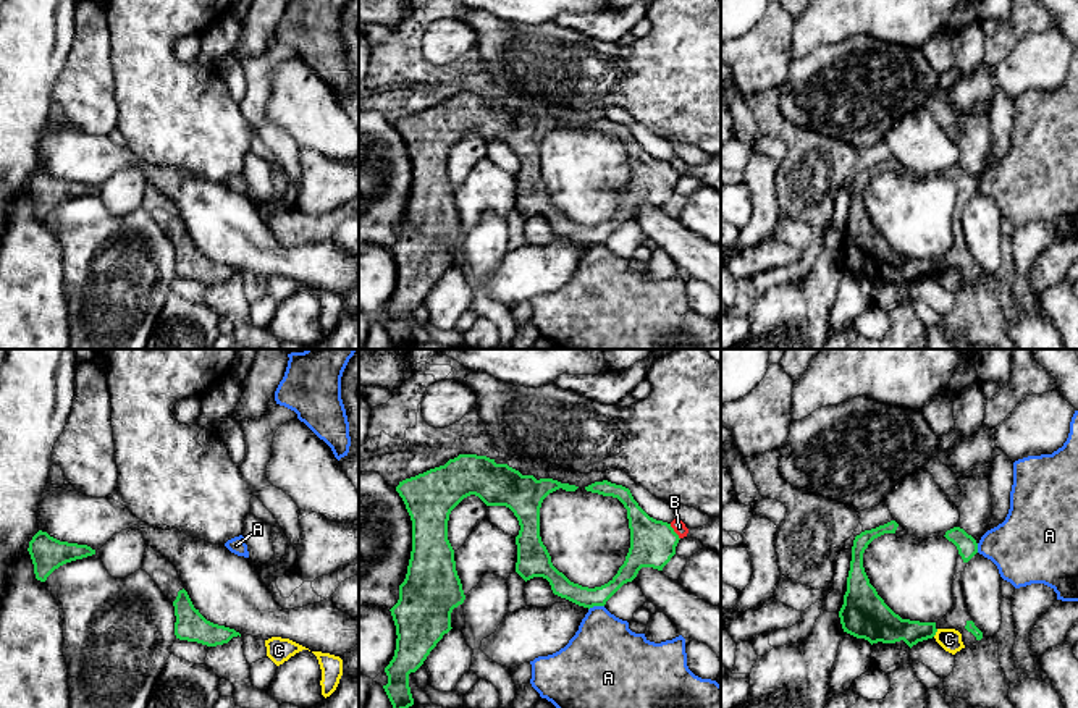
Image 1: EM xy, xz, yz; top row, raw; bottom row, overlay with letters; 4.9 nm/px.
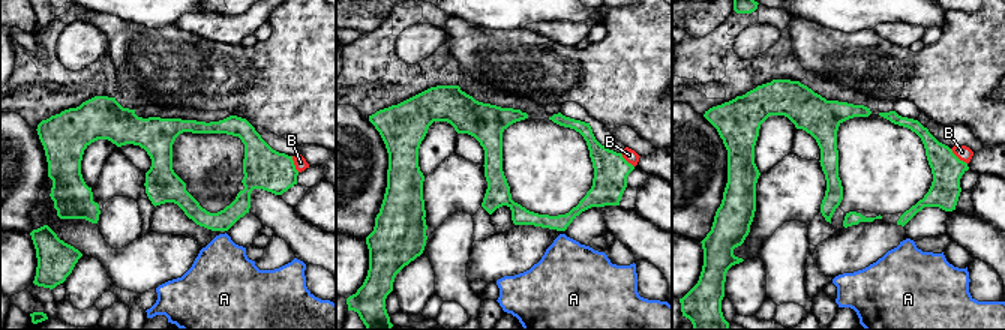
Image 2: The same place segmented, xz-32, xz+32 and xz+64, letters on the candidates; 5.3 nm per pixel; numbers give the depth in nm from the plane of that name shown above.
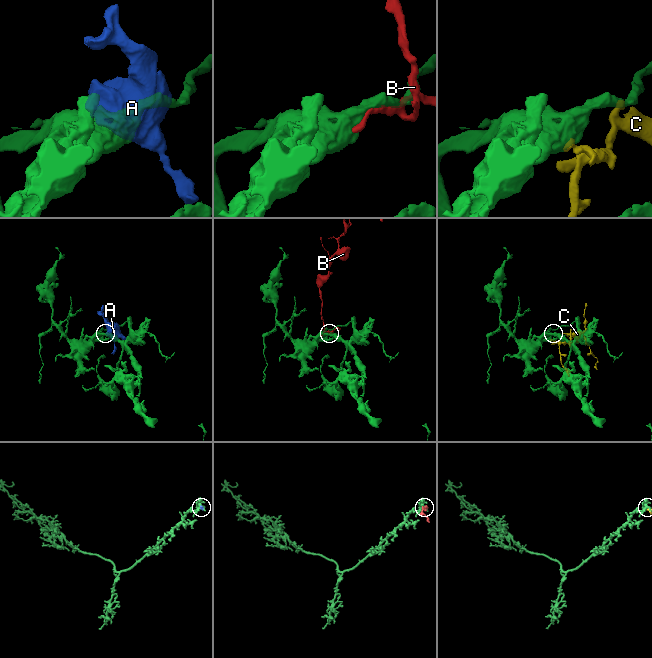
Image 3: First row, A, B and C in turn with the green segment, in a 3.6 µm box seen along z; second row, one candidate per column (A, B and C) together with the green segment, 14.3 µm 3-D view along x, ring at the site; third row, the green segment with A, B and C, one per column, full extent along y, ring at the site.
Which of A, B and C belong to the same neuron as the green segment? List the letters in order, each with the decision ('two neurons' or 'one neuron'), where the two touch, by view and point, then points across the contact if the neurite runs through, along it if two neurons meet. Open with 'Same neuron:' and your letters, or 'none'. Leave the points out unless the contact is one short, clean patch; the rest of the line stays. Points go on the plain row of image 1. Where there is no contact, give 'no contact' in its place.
Same neuron: none
A: two neurons; contact xz (595, 243); border xz (603, 243), (593, 243), (589, 248)
B: two neurons; contact xz (674, 170)
C: two neurons; contact yz (936, 269); border yz (938, 267), (933, 273)

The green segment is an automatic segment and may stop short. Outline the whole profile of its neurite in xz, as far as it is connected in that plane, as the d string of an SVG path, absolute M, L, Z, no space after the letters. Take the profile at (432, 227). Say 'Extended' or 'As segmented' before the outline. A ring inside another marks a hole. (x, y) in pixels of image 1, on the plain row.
As segmented. M459 92L444 103L430 107L415 115L399 120L396 129L402 136L412 158L412 189L404 220L399 223L399 238L390 247L396 263L396 288L385 306L388 322L383 323L394 349L407 348L414 343L409 325L409 312L415 310L436 281L451 265L451 251L464 241L465 233L456 209L454 188L448 178L448 158L451 149L467 134L478 134L486 144L506 144L519 158L520 168L516 175L517 200L516 210L527 220L543 215L550 220L554 233L579 244L604 244L606 239L627 220L632 220L642 205L663 205L676 192L679 173L671 162L650 155L634 137L629 126L608 118L585 124L587 129L617 136L627 147L630 166L630 186L617 212L604 223L588 226L571 220L559 210L540 175L540 145L543 137L556 128L575 129L579 124L561 121L553 116L537 118L533 113L522 113L507 102L496 102L495 97L477 92Z

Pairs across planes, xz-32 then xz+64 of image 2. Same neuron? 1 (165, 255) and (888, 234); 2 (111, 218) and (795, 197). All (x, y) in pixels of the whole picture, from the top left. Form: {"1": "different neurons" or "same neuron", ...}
{"1": "same neuron", "2": "different neurons"}

